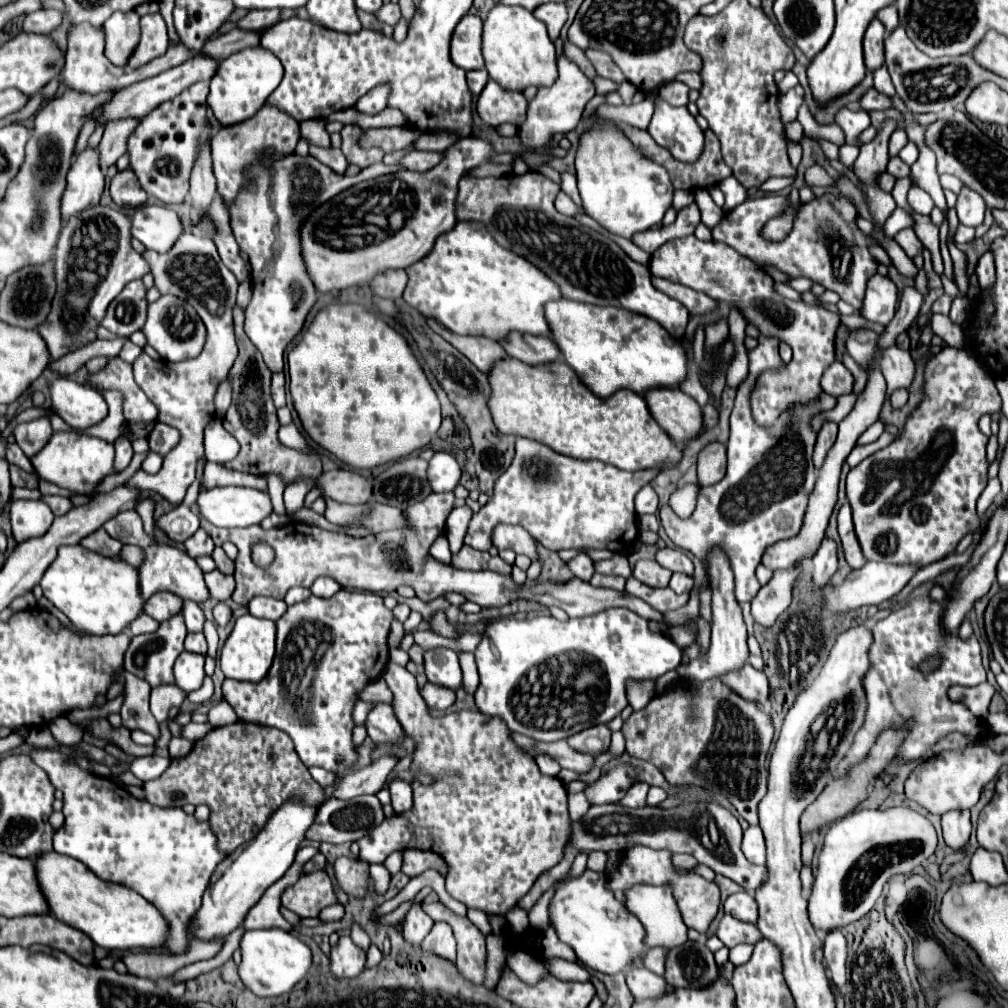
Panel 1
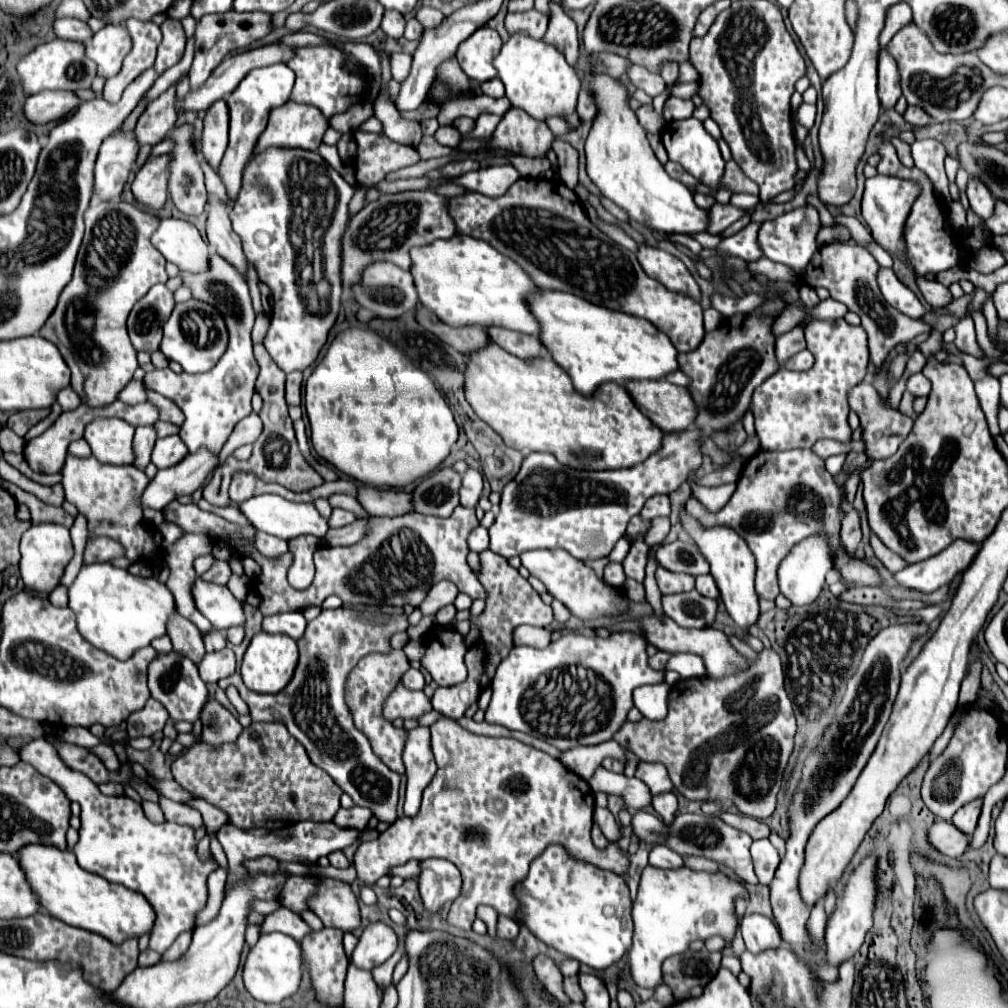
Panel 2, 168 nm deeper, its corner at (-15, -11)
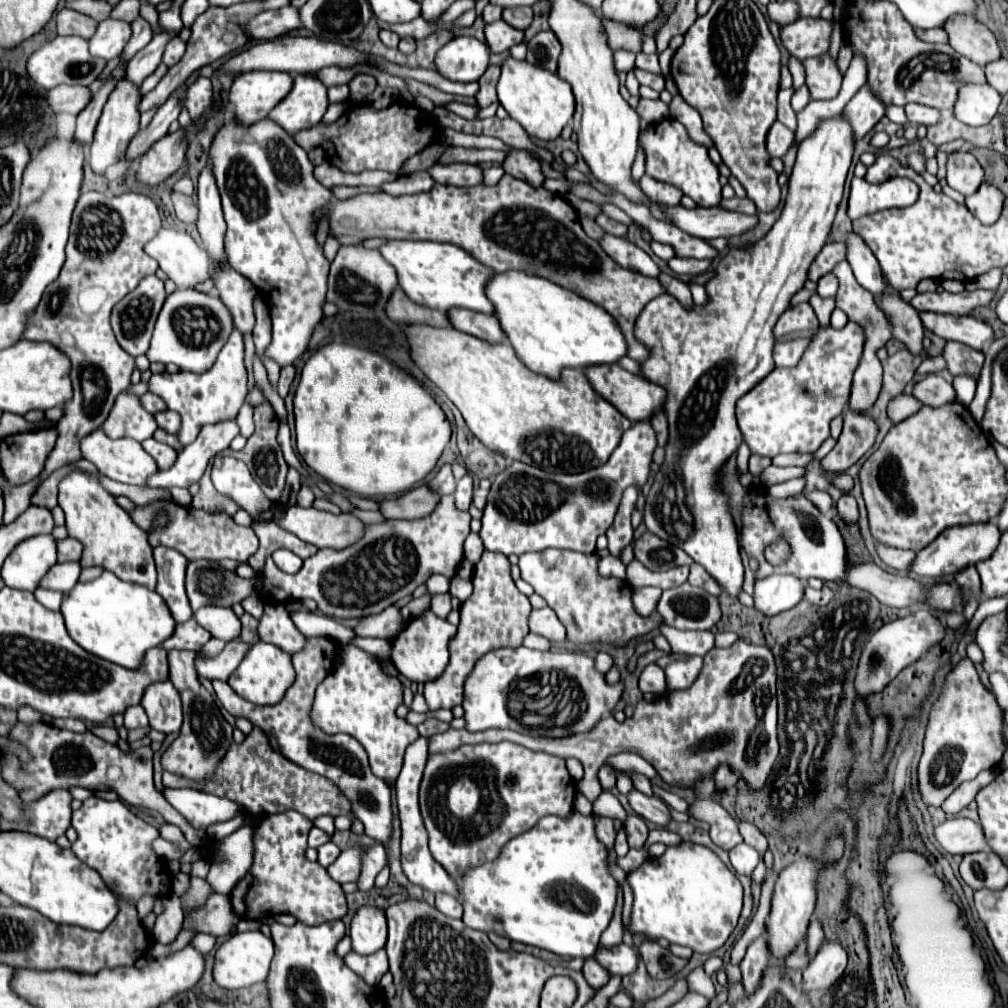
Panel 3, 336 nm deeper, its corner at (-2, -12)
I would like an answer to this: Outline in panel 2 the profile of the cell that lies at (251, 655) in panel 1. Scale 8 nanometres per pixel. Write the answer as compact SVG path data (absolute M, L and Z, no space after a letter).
M259 631L253 639L249 649L245 651L241 663L241 677L243 683L257 693L279 693L291 679L297 665L297 643L287 635L269 635Z

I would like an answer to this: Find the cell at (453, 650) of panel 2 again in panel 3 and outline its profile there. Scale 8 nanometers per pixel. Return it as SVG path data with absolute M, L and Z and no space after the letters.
M426 608L418 618L410 620L404 630L392 640L392 662L398 672L412 682L430 682L444 672L448 664L448 642L454 638L456 626L438 618L430 608Z

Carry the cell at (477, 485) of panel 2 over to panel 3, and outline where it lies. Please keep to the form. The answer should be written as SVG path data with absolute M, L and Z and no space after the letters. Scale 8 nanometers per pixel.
M466 474L462 480L458 480L458 488L454 492L456 496L456 506L460 510L468 510L472 504L472 476Z

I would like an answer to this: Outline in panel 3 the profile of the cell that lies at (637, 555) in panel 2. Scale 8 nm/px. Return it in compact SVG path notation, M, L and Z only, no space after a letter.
M634 486L626 488L624 494L622 494L622 500L620 500L614 524L606 532L606 536L608 536L608 550L614 556L620 556L620 550L626 544L632 542L632 532L634 530L632 530L632 524L630 524L630 514L632 514L632 508L634 508L636 500L638 500L636 488Z

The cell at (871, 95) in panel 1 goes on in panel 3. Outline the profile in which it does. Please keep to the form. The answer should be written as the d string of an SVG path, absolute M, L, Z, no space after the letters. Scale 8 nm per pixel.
M906 104L906 116L908 116L908 122L914 126L920 126L920 124L932 126L940 122L940 112L924 104Z

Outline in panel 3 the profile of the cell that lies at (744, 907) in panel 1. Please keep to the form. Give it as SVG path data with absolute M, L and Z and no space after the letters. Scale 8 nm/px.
M760 936L758 940L754 940L748 946L748 952L746 952L746 956L744 956L742 964L740 964L742 986L744 986L746 996L750 996L750 994L754 994L758 990L762 974L764 974L768 964L770 964L770 958L768 958L768 948L766 948L766 938Z

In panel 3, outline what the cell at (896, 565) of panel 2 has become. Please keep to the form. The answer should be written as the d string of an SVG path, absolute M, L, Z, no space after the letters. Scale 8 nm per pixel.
M878 544L878 554L890 568L896 568L896 570L908 570L916 558L912 550L900 550L884 544Z

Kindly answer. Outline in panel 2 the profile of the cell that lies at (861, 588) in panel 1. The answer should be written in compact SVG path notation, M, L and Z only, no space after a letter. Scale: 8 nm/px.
M951 543L947 551L941 551L923 563L907 565L895 573L895 583L919 593L933 593L947 585L959 571L965 571L971 565L975 551L979 551L979 547L971 547L969 543Z

